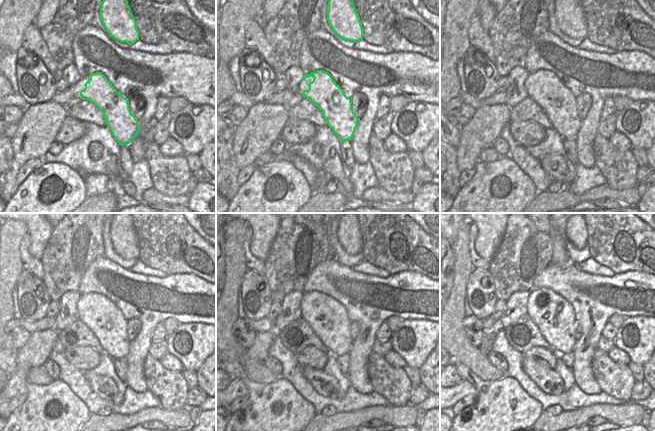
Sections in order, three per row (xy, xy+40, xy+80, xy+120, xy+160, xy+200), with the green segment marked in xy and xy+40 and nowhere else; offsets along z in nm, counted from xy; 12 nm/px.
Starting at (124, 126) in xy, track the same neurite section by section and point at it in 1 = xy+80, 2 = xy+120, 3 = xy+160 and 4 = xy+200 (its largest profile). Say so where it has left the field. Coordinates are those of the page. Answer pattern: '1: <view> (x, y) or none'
1: xy+80 (544, 87)
2: xy+120 (105, 320)
3: xy+160 (329, 319)
4: xy+200 (554, 316)

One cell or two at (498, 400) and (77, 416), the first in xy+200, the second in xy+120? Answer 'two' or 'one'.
one

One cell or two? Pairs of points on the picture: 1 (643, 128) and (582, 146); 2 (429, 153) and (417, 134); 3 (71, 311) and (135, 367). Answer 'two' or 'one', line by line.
1: two
2: two
3: two

